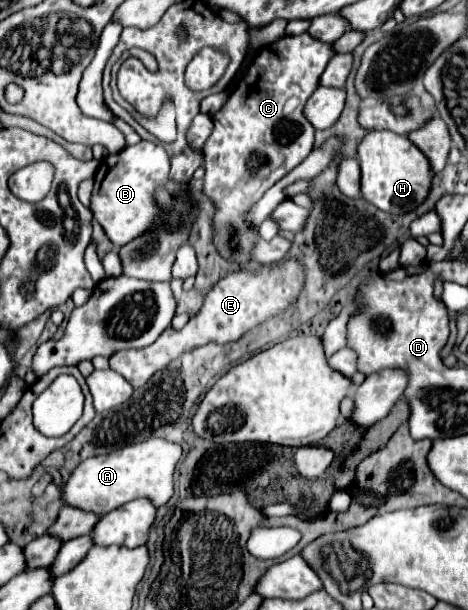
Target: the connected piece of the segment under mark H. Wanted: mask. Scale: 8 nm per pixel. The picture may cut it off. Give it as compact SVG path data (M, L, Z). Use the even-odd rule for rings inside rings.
M370 131L358 145L358 159L362 169L362 197L390 215L406 215L414 211L432 189L432 165L428 157L406 137L392 131Z

